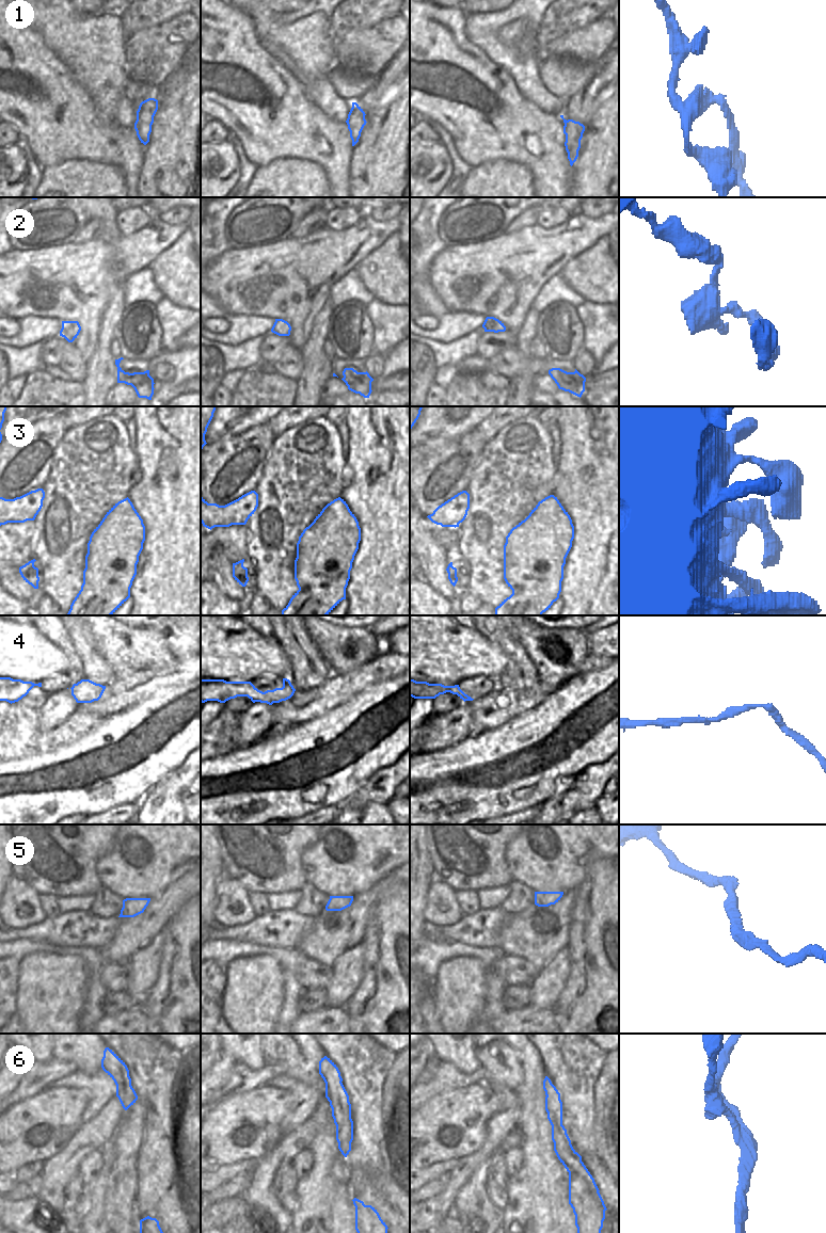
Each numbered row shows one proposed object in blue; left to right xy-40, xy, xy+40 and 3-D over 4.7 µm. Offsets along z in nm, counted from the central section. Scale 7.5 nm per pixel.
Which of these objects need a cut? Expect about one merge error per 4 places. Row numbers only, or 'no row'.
1, 6

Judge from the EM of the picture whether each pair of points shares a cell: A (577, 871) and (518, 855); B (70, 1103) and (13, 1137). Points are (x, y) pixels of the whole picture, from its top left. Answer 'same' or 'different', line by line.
A: same
B: same

